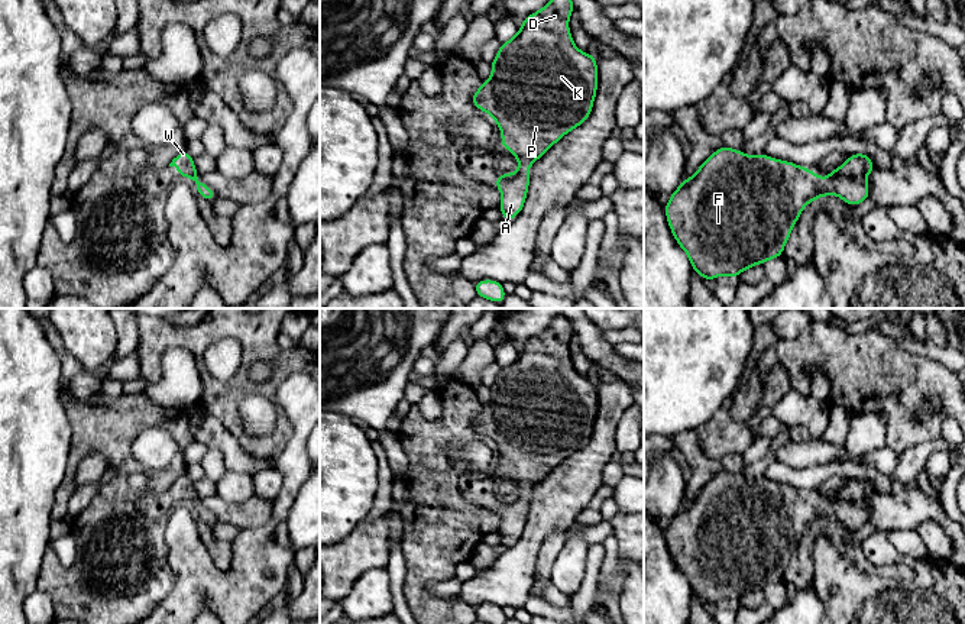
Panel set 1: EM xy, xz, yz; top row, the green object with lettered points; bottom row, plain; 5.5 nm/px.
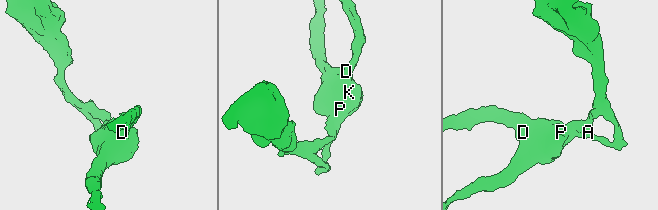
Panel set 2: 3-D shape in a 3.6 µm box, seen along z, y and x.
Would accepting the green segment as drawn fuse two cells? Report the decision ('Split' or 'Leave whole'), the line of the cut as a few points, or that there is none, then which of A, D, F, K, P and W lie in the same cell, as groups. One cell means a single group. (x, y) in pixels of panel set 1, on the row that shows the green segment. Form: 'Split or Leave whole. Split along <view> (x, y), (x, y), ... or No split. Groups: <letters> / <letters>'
Leave whole. No split. Groups: A D F K P W

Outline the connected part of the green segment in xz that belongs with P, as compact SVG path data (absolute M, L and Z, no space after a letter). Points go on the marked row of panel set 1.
M550 0L538 12L521 20L521 29L501 43L490 62L492 74L472 97L472 106L495 119L502 132L501 146L519 162L512 174L498 175L493 185L501 191L502 219L514 220L527 200L528 169L545 155L564 135L583 125L593 109L598 93L598 62L592 54L582 52L573 42L569 19L573 0Z

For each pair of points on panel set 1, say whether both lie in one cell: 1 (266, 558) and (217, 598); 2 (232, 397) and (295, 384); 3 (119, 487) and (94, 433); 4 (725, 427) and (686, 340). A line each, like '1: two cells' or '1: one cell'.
1: one cell
2: two cells
3: one cell
4: two cells

